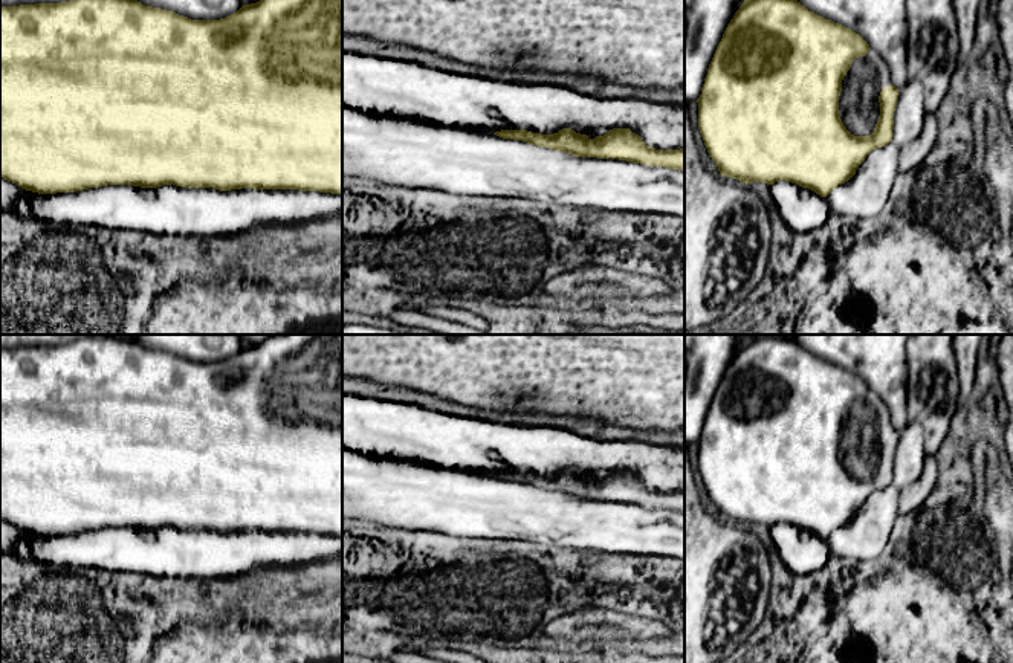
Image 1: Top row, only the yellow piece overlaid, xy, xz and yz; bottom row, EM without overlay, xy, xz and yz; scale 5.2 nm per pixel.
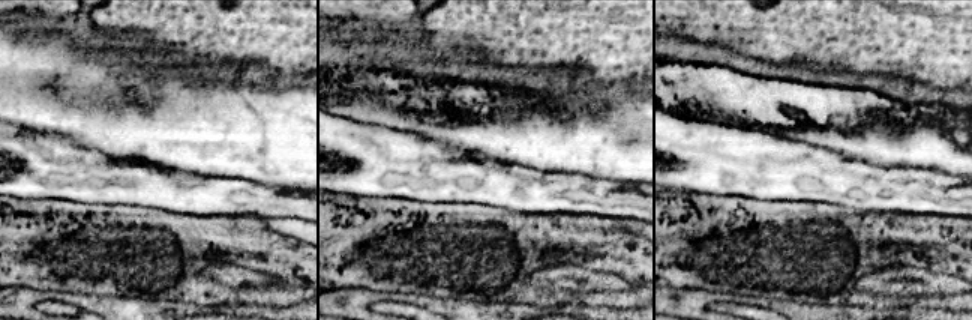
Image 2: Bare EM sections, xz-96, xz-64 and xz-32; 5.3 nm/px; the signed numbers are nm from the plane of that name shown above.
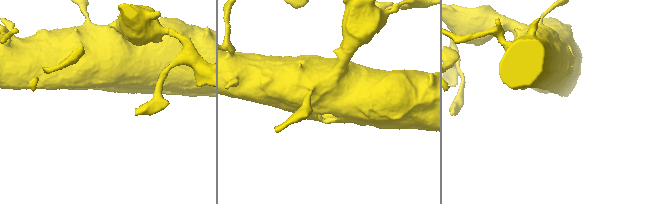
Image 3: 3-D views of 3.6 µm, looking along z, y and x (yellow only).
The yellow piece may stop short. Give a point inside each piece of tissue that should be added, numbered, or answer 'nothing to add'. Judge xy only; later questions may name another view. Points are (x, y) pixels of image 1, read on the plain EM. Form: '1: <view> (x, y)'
nothing to add

